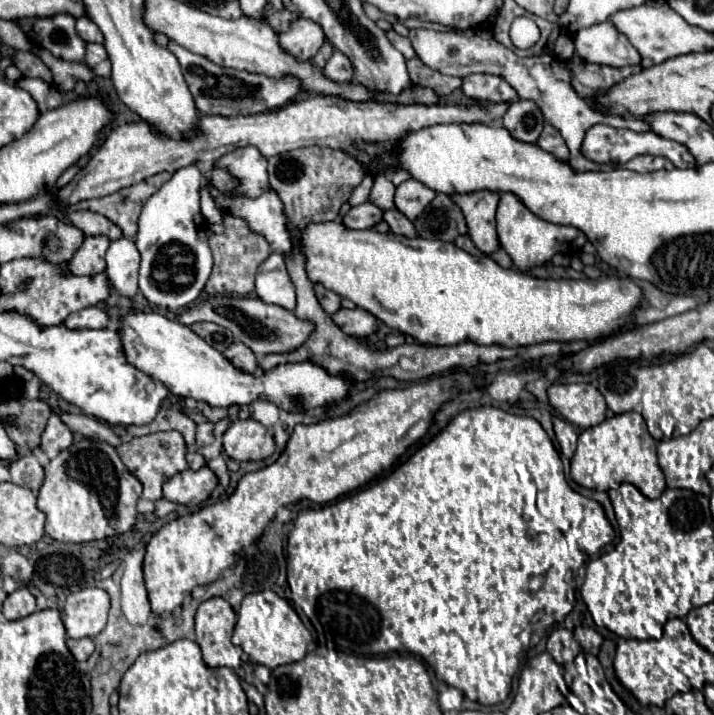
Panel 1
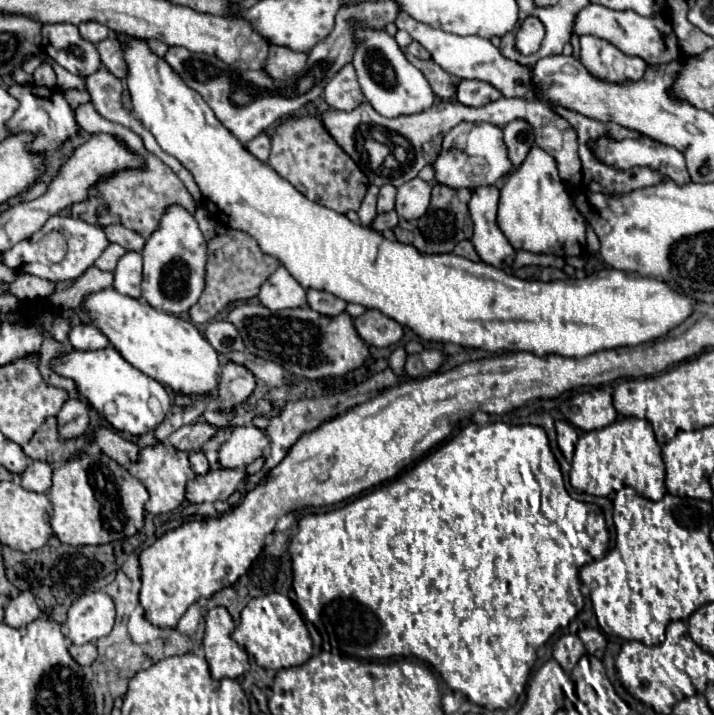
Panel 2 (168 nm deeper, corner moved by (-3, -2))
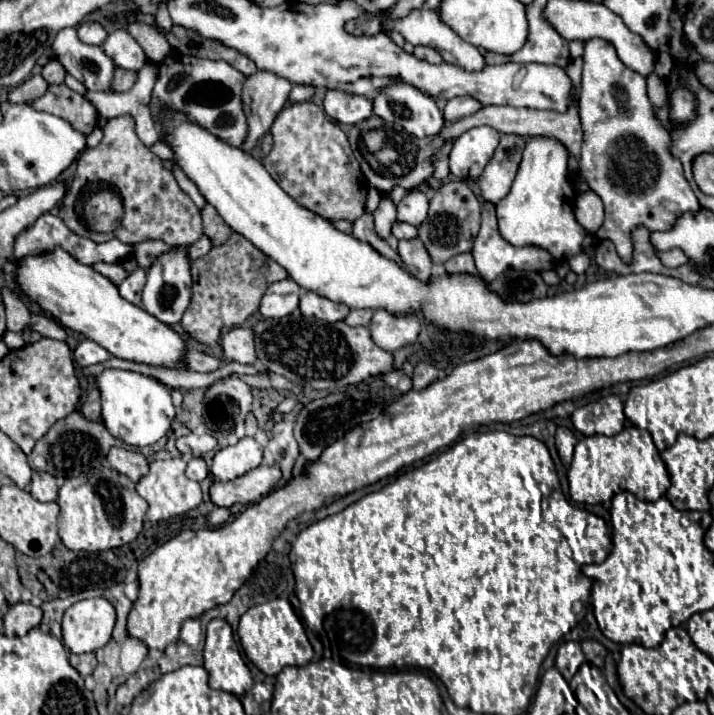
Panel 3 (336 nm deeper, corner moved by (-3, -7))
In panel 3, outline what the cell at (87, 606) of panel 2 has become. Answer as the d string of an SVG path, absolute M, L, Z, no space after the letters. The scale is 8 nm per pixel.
M96 597L74 603L62 619L62 643L72 653L90 653L110 641L116 611L110 601Z

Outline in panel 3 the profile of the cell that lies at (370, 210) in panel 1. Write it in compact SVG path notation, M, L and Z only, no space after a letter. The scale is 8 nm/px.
M396 221L394 227L392 227L392 235L398 237L398 239L412 239L412 237L416 237L416 227Z

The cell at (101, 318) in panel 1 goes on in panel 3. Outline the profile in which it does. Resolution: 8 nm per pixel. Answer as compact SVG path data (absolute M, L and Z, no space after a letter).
M82 339L76 349L74 349L74 361L80 365L80 367L86 367L86 365L94 365L94 363L104 363L110 359L110 353L100 347L98 343L94 343L92 339Z

